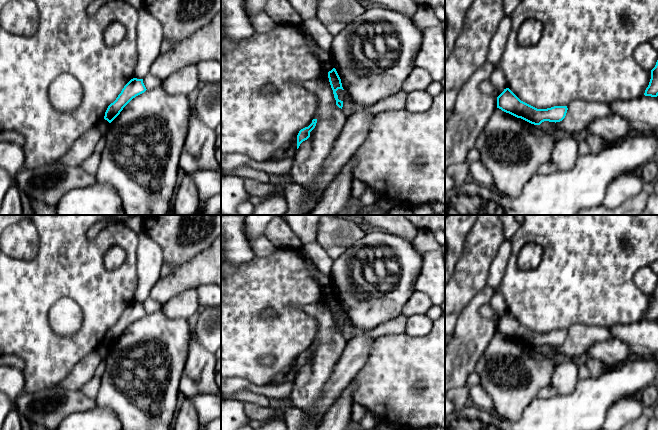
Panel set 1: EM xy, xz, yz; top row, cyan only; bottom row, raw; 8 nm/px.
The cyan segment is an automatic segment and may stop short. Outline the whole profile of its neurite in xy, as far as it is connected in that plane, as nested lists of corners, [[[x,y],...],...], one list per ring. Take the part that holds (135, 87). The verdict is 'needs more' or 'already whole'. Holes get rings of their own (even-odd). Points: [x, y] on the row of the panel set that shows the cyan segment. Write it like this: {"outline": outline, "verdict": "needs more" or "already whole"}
{"outline": [[[131,79],[124,86],[116,100],[108,106],[104,119],[111,123],[133,98],[144,93],[146,90],[143,79]]], "verdict": "already whole"}

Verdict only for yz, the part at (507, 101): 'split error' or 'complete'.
complete

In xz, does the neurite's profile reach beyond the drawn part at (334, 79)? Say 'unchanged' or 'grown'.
unchanged

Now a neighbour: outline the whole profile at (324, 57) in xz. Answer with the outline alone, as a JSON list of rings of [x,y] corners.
[[[302,22],[297,25],[297,27],[300,29],[300,31],[303,33],[307,41],[310,43],[311,49],[315,56],[318,58],[320,61],[322,68],[324,69],[325,72],[329,72],[334,68],[331,54],[330,52],[326,52],[322,50],[313,40],[312,36],[310,35],[306,22]]]

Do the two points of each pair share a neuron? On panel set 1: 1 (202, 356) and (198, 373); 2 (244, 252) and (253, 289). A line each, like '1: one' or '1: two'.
1: one
2: two

